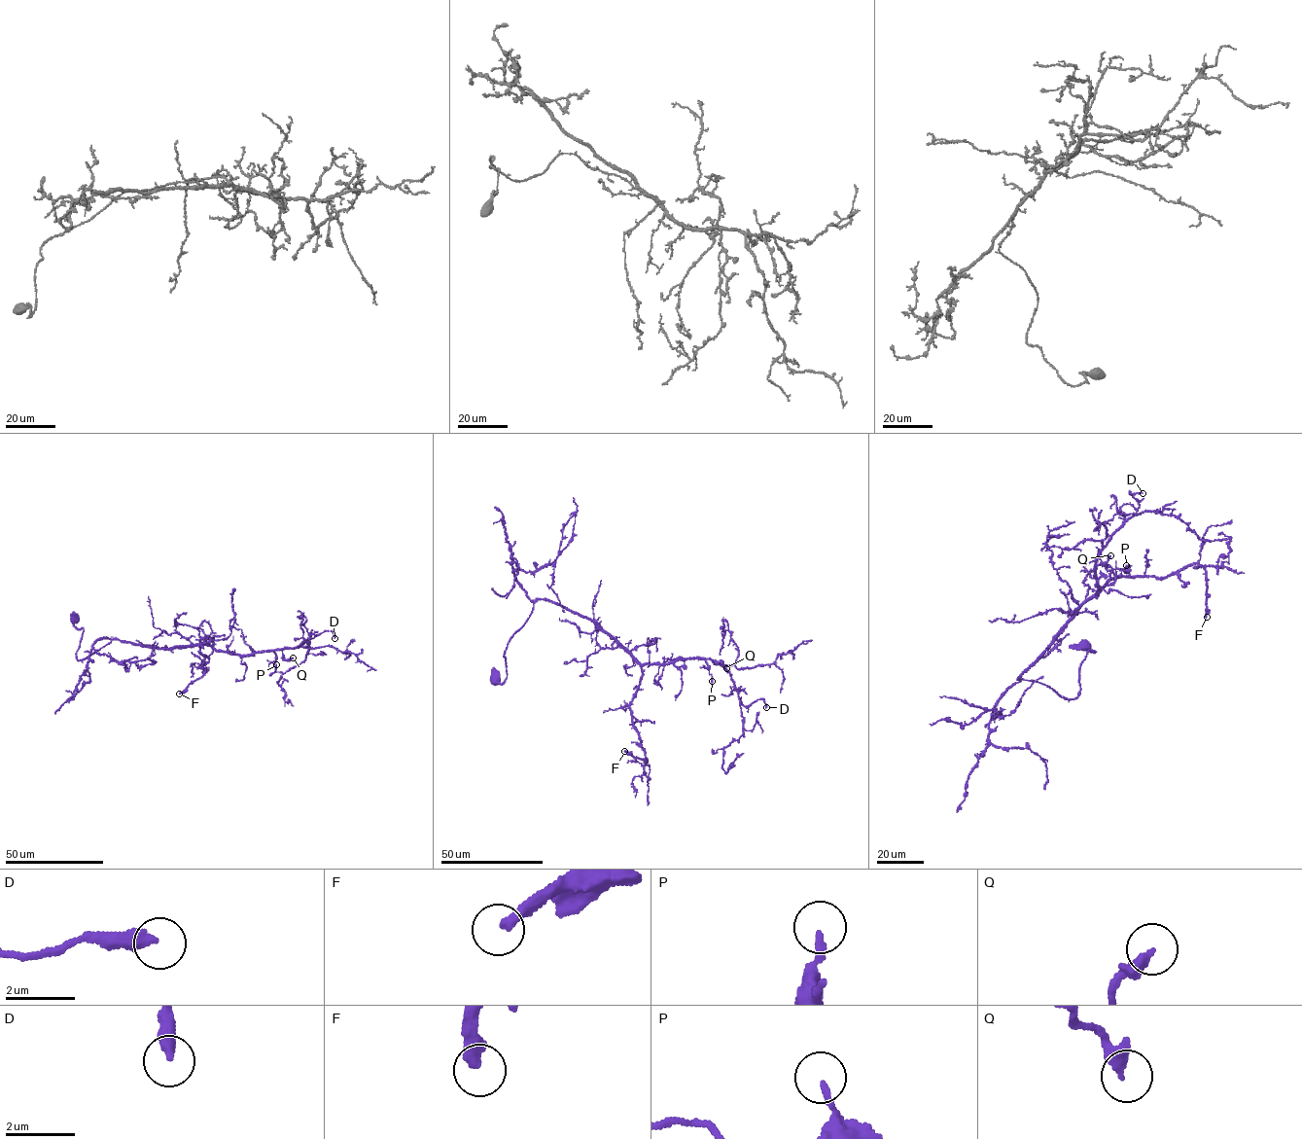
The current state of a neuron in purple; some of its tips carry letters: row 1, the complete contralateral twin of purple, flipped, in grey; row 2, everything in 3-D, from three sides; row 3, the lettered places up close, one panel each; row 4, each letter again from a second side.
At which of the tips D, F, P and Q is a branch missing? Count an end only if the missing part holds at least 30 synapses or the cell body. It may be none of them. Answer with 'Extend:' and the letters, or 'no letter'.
Extend: F

